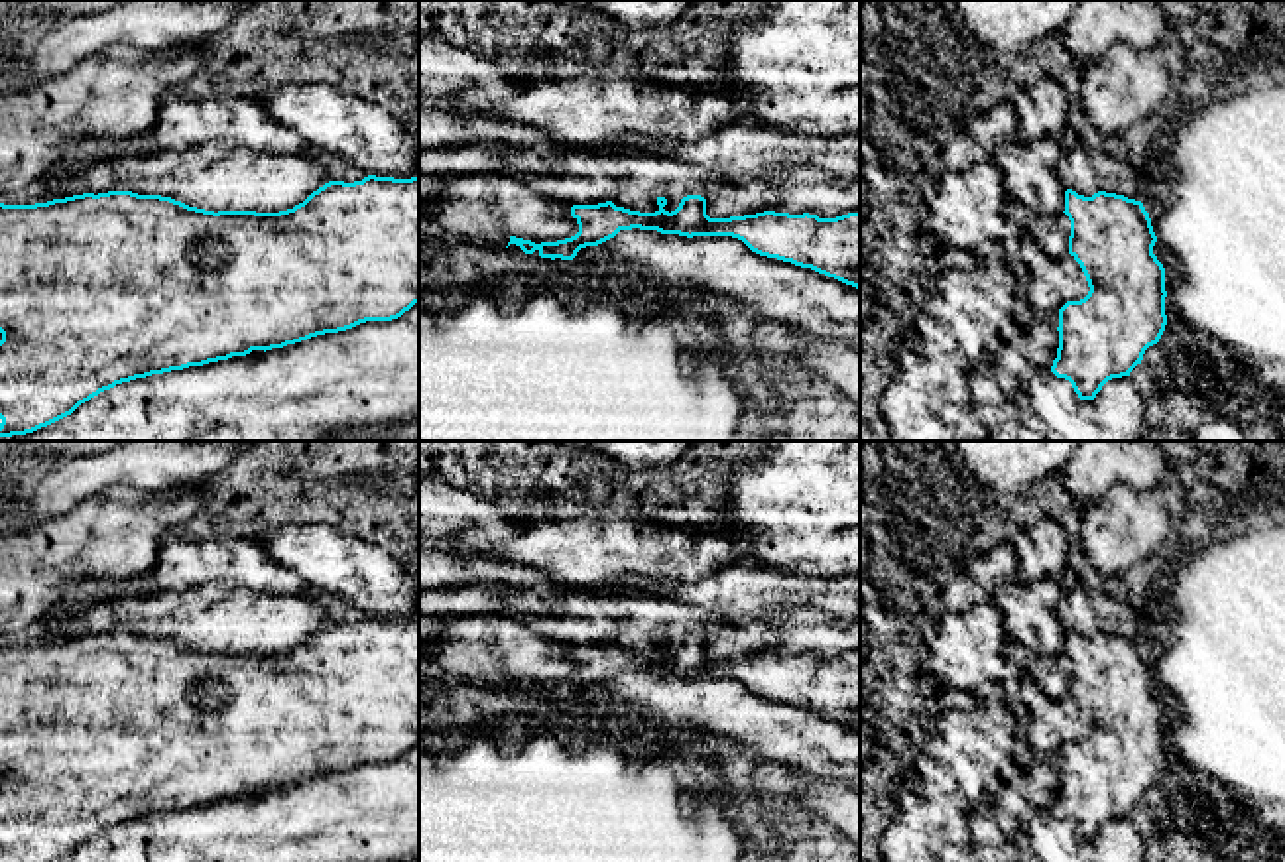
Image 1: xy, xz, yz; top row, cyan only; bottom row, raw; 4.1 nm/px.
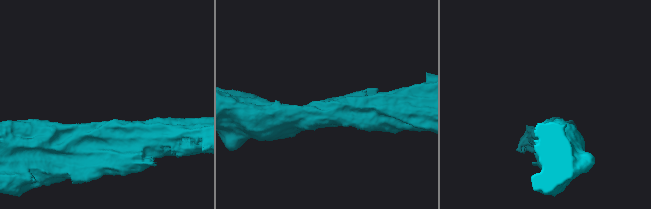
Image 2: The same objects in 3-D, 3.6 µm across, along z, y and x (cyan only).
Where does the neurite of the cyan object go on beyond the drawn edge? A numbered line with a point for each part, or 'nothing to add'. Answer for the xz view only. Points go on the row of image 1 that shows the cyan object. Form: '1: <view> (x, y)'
nothing to add

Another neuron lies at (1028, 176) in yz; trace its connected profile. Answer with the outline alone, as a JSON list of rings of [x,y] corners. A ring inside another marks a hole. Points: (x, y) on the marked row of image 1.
[[[1043,136],[1027,144],[1000,140],[990,148],[990,154],[1002,173],[1008,197],[1043,215],[1065,211],[1067,189],[1057,173],[1057,163],[1067,152],[1057,138]]]

